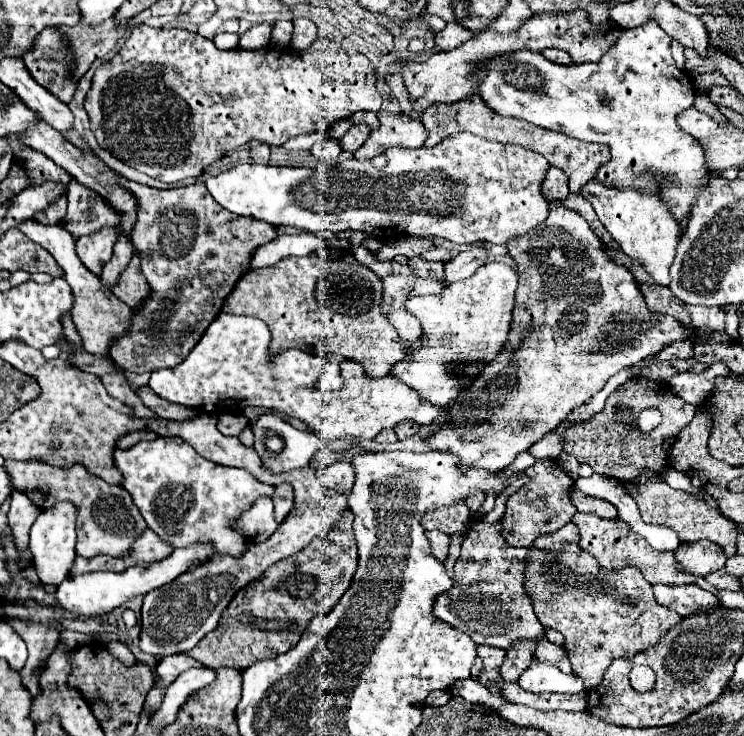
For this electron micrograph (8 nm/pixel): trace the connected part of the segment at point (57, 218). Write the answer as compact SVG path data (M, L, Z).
M63 194L61 198L57 198L55 202L51 202L51 204L47 206L47 210L35 212L31 220L39 222L39 224L47 224L47 226L57 226L57 224L63 220L65 212L67 212L67 196Z

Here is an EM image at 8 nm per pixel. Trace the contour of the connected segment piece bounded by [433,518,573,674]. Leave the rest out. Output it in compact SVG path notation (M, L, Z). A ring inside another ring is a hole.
M479 518L467 532L461 544L461 556L455 562L453 586L439 594L433 606L433 614L467 632L475 644L487 644L495 648L511 648L515 640L539 636L539 648L535 650L535 660L547 660L557 664L563 674L573 674L567 652L563 648L555 648L545 638L545 628L539 624L533 612L533 600L525 590L525 560L527 548L513 548L505 542L501 520L495 524L487 524Z

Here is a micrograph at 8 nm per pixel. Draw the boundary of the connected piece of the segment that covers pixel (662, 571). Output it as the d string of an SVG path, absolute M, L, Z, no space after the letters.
M577 512L571 520L579 528L579 548L593 554L603 568L621 568L635 566L643 572L649 584L693 584L695 576L683 576L679 568L675 568L673 552L657 552L643 540L641 536L627 536L627 528L623 528L621 520L603 520L595 514Z

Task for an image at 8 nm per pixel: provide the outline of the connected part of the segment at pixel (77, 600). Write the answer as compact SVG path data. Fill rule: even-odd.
M195 544L191 548L185 550L173 550L165 560L161 560L161 564L151 564L151 568L129 568L127 572L115 574L115 572L91 572L91 574L83 574L83 576L71 576L67 580L63 580L57 586L55 592L55 602L69 610L73 618L95 618L95 616L105 616L109 612L113 612L115 608L123 606L125 602L137 598L137 596L145 596L151 590L157 590L169 582L173 582L177 576L181 576L185 570L197 566L203 558L207 558L211 554L211 548L207 548L207 544Z

